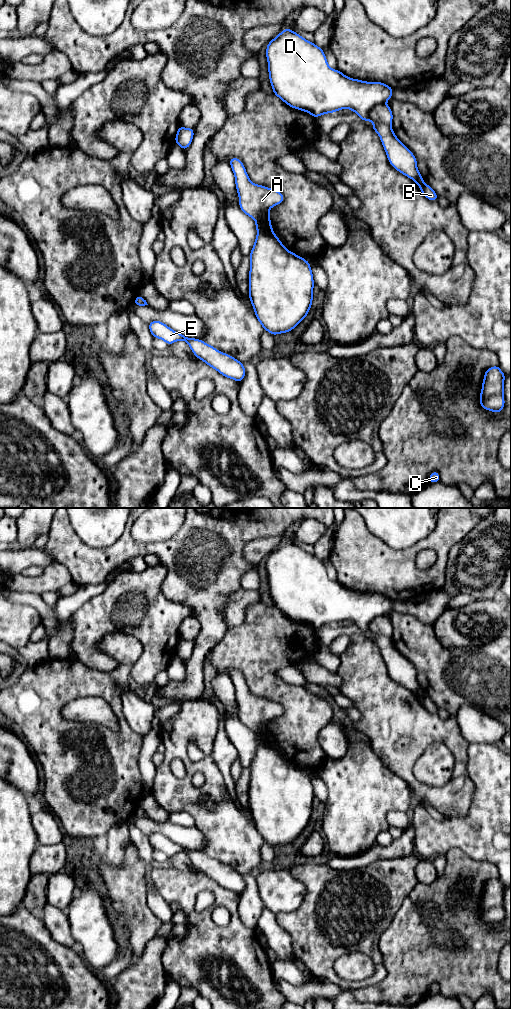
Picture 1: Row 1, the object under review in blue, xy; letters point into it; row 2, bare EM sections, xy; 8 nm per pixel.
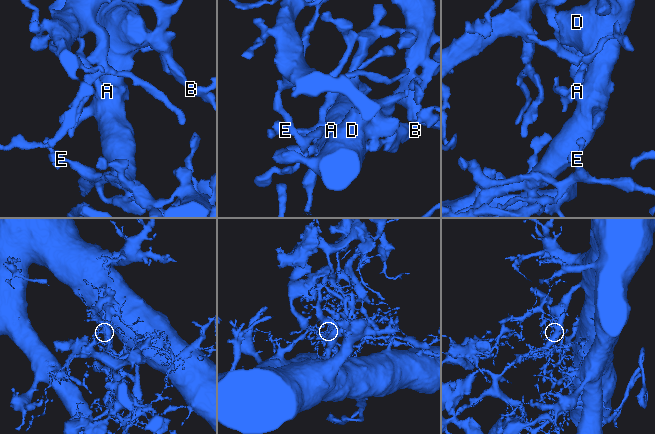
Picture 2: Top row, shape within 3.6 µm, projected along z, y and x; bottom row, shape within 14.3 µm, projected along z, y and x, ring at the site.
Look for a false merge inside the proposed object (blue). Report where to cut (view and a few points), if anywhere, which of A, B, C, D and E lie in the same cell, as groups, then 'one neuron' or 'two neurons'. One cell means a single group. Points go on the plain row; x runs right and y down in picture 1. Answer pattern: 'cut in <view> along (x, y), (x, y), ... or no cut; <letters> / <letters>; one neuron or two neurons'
cut in xy along (369, 622), (369, 629), (373, 633), (390, 637); A B C / D E; two neurons

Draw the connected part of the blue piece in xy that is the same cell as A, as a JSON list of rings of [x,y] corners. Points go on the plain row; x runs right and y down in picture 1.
[[[232,669],[229,674],[235,688],[239,719],[246,727],[256,731],[263,723],[283,714],[281,704],[252,695],[240,671]]]

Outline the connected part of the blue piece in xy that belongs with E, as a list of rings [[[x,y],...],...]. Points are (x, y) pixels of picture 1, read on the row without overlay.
[[[152,833],[148,838],[152,849],[161,851],[168,857],[173,856],[175,853],[185,853],[198,871],[204,873],[223,888],[239,895],[244,891],[246,886],[244,877],[234,869],[220,864],[200,851],[190,851],[174,843],[161,833]]]

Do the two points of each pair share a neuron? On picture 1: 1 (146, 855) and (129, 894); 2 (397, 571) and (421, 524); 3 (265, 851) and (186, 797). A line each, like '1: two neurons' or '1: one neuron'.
1: two neurons
2: two neurons
3: two neurons

